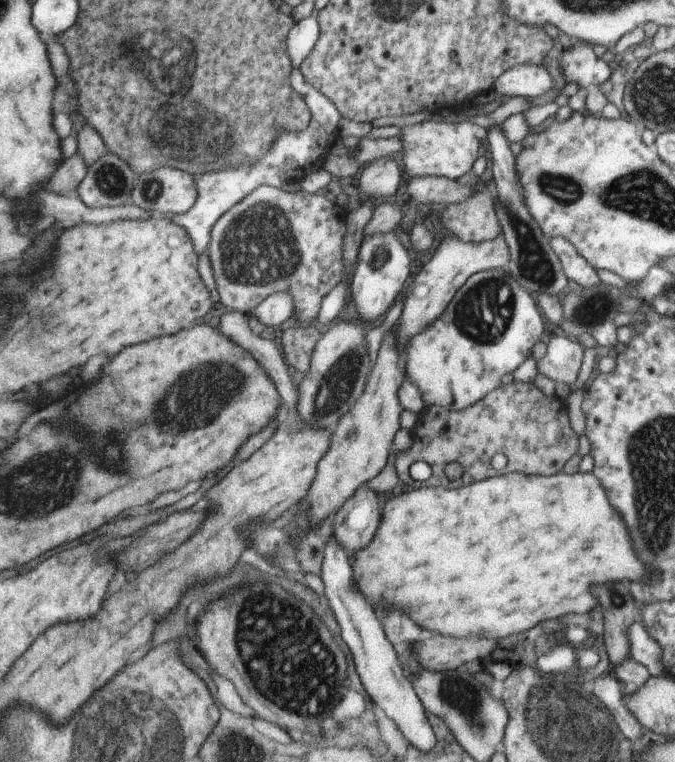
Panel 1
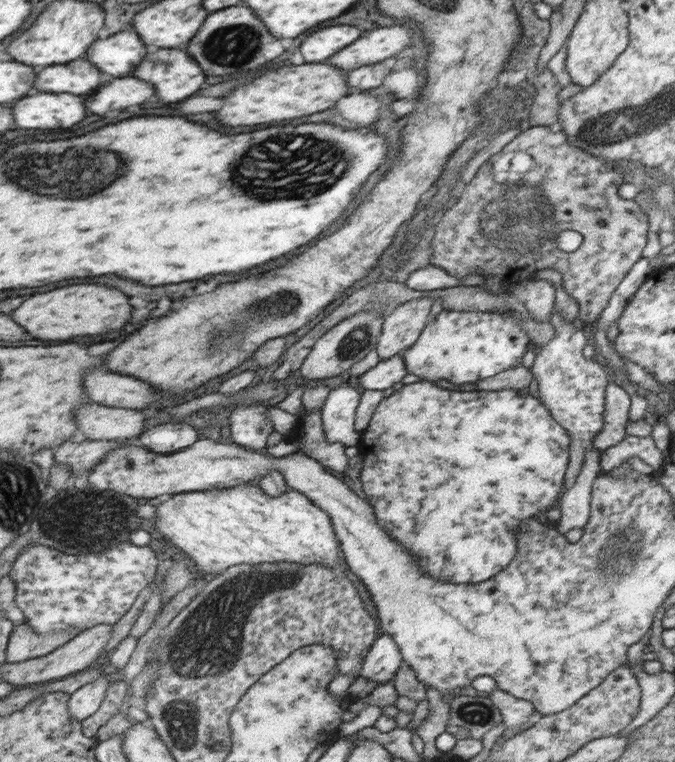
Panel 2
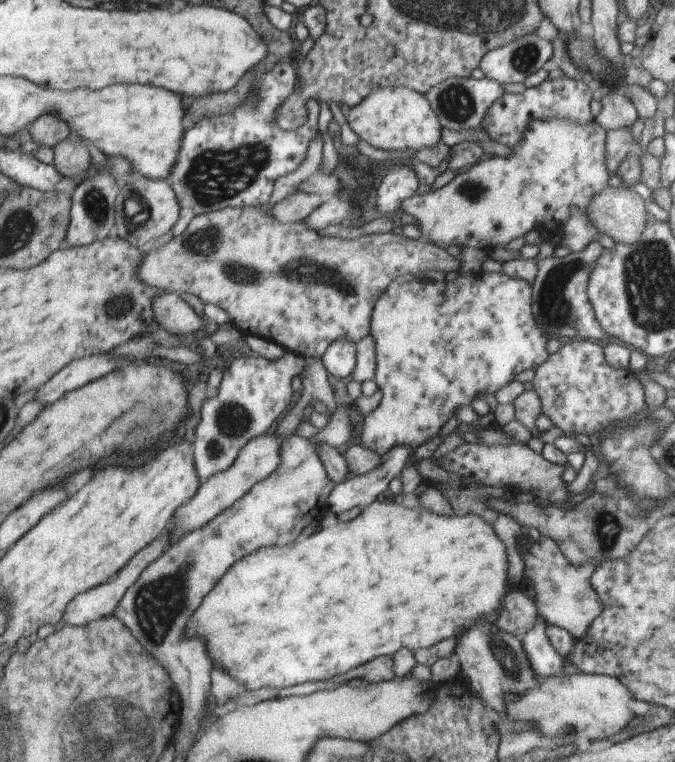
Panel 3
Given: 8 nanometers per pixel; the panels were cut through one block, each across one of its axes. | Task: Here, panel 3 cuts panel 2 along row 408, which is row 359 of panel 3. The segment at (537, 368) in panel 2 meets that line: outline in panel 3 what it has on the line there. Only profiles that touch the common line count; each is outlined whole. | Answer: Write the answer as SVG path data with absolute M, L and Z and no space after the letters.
M591 340L564 341L563 346L549 356L545 364L534 370L532 386L540 400L540 412L543 413L551 424L560 428L563 434L589 434L598 435L613 430L619 426L619 422L625 422L633 418L643 408L643 388L629 368L617 369L607 365L603 359L602 347Z

